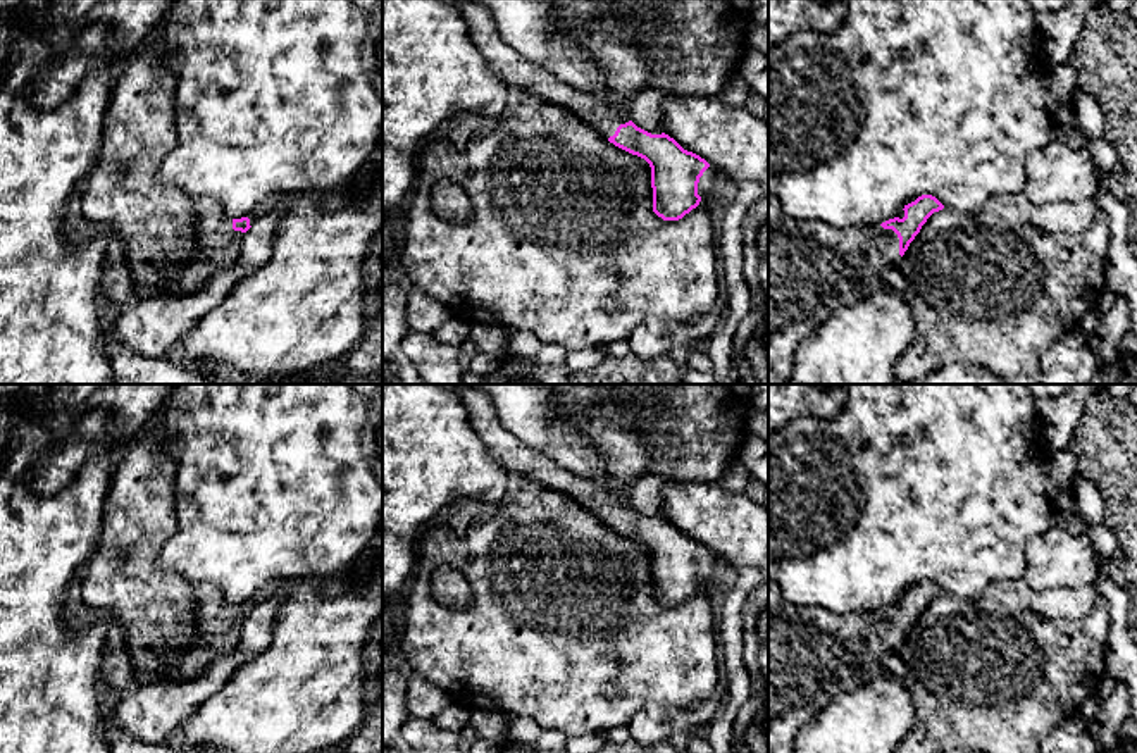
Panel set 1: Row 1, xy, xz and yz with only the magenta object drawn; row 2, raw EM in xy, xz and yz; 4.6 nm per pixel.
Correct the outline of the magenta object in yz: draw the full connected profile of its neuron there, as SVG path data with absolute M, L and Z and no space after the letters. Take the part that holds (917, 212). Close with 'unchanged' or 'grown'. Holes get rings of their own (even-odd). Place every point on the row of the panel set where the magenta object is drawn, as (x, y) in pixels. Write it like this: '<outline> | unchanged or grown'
M768 195L768 384L789 381L798 346L825 319L882 289L882 271L899 264L927 219L942 208L935 196L922 195L904 205L903 219L894 217L870 227L834 229L825 222L799 222L786 215L780 202Z | grown

